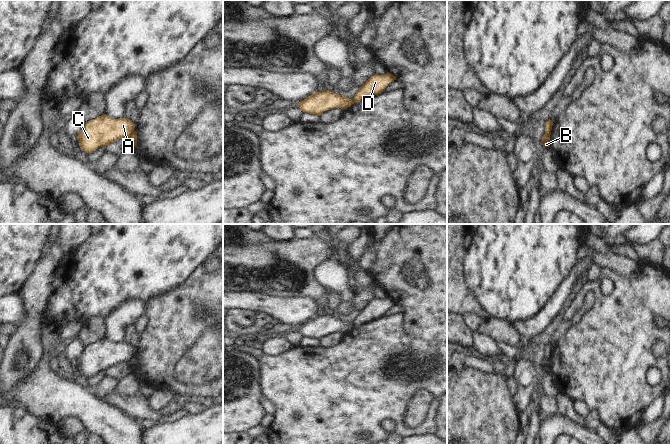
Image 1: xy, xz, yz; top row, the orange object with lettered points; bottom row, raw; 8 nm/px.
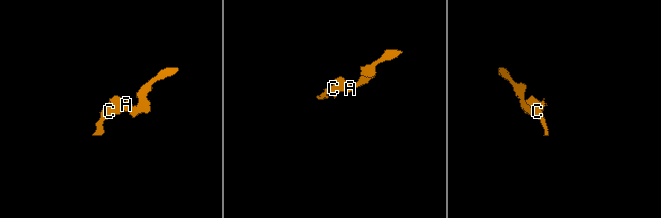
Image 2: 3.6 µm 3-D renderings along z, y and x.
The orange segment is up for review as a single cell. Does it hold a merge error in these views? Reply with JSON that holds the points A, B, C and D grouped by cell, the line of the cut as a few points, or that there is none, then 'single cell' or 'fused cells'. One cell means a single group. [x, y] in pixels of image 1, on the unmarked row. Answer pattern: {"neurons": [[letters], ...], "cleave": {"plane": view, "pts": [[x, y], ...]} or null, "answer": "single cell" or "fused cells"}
{"neurons": [["A", "C"], ["B", "D"]], "cleave": {"plane": "xy", "pts": [[134, 355], [126, 364]]}, "answer": "fused cells"}

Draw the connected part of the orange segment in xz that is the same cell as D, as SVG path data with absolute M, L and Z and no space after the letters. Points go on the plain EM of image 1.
M389 296L384 299L371 300L354 319L354 327L361 326L377 318L381 318L394 304L396 304L396 301Z

